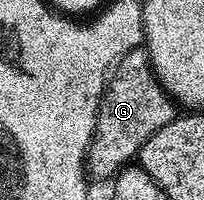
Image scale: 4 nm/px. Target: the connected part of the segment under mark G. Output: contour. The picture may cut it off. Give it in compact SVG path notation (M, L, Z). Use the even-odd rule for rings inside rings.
M143 48L128 50L120 56L110 71L103 95L99 98L99 111L95 117L95 131L87 149L86 169L95 178L110 179L125 163L138 155L139 149L157 132L177 117L177 107L155 78L147 51Z

